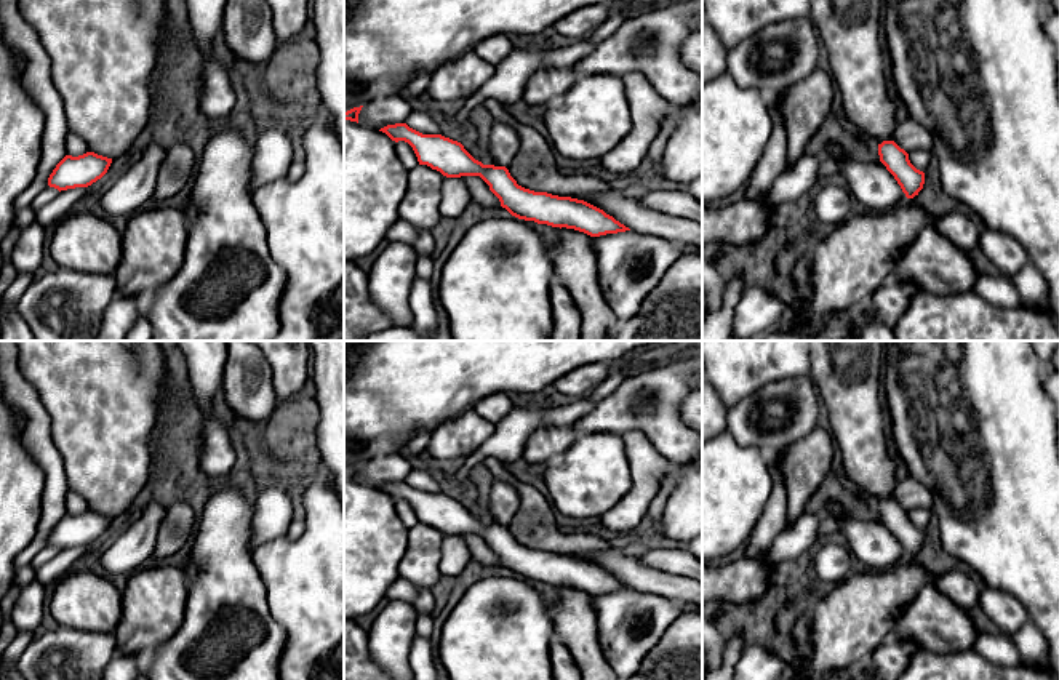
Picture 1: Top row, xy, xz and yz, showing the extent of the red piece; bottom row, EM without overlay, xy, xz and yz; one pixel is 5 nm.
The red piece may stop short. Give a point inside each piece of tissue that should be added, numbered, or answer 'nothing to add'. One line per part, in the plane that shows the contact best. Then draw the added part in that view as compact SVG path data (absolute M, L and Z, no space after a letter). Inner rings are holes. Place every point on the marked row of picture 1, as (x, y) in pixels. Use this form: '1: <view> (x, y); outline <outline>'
nothing to add

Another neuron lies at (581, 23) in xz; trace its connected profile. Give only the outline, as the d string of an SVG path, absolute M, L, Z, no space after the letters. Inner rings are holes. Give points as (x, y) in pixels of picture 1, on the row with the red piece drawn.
M606 5L584 6L561 18L555 22L553 29L561 35L582 40L590 37L590 34L598 29L613 11L614 10Z

